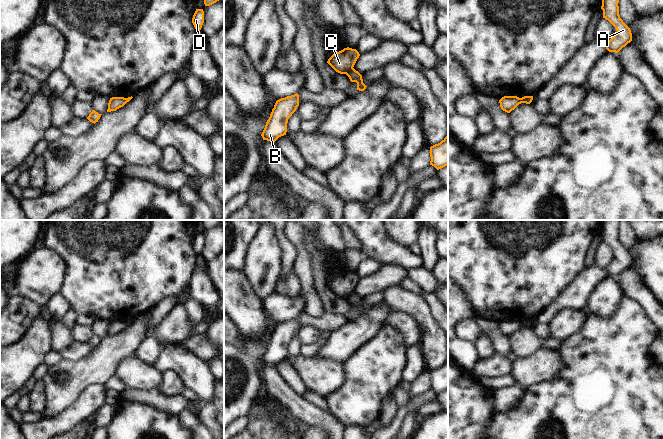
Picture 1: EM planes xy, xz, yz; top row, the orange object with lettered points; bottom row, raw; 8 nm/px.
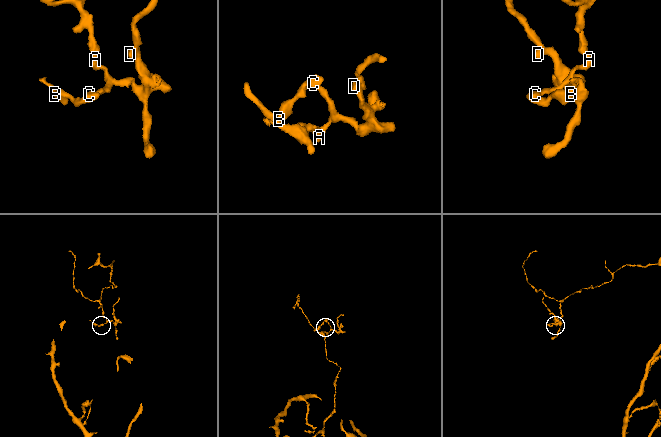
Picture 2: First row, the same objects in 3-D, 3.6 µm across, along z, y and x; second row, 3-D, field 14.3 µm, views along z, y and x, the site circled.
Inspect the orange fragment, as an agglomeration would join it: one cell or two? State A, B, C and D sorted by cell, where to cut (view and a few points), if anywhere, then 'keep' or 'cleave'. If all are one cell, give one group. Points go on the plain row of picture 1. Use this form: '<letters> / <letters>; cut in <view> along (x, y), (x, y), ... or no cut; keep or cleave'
A D / B C; cut in xz along (352, 291), (345, 297); cleave

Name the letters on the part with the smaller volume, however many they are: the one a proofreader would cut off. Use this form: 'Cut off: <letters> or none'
Cut off: B, C.

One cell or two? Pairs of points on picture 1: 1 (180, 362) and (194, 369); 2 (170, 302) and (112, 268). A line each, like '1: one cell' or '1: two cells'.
1: one cell
2: two cells

